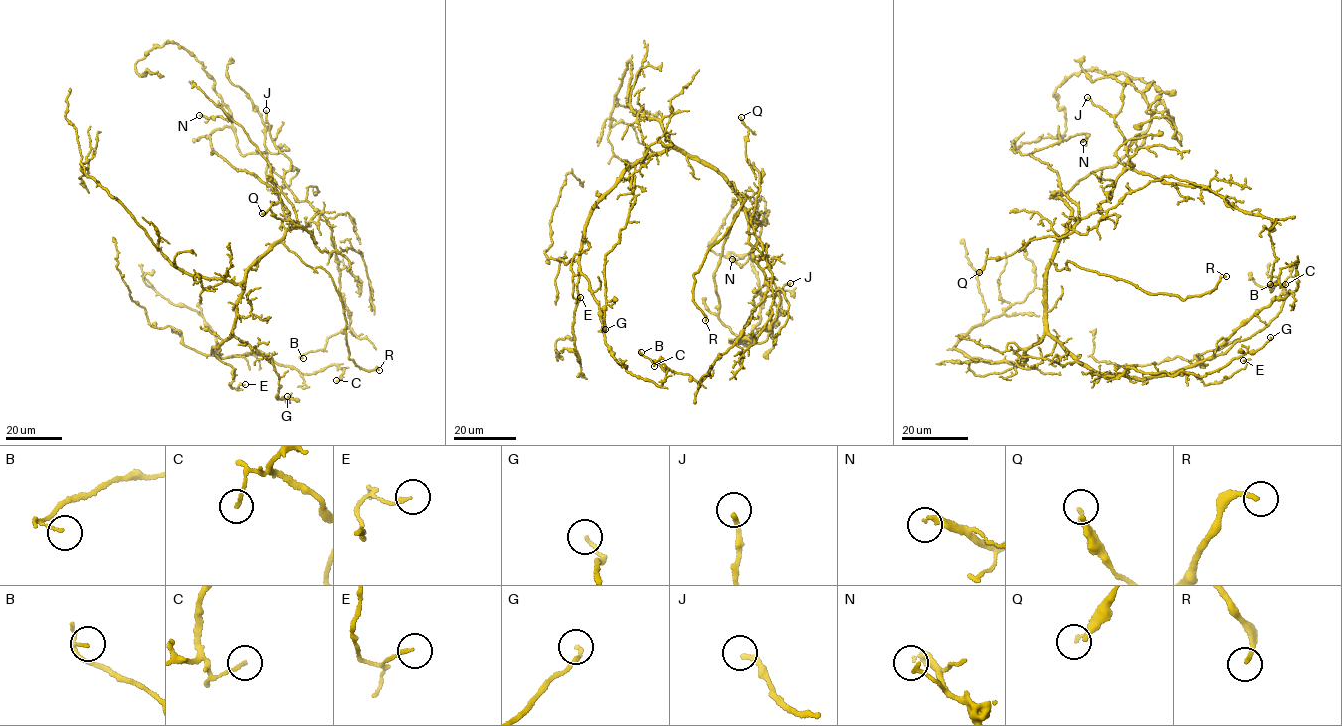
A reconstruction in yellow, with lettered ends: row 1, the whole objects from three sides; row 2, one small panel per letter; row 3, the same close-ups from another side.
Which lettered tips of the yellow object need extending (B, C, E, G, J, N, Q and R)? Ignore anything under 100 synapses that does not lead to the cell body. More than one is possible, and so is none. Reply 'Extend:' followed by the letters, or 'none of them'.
Extend: R

